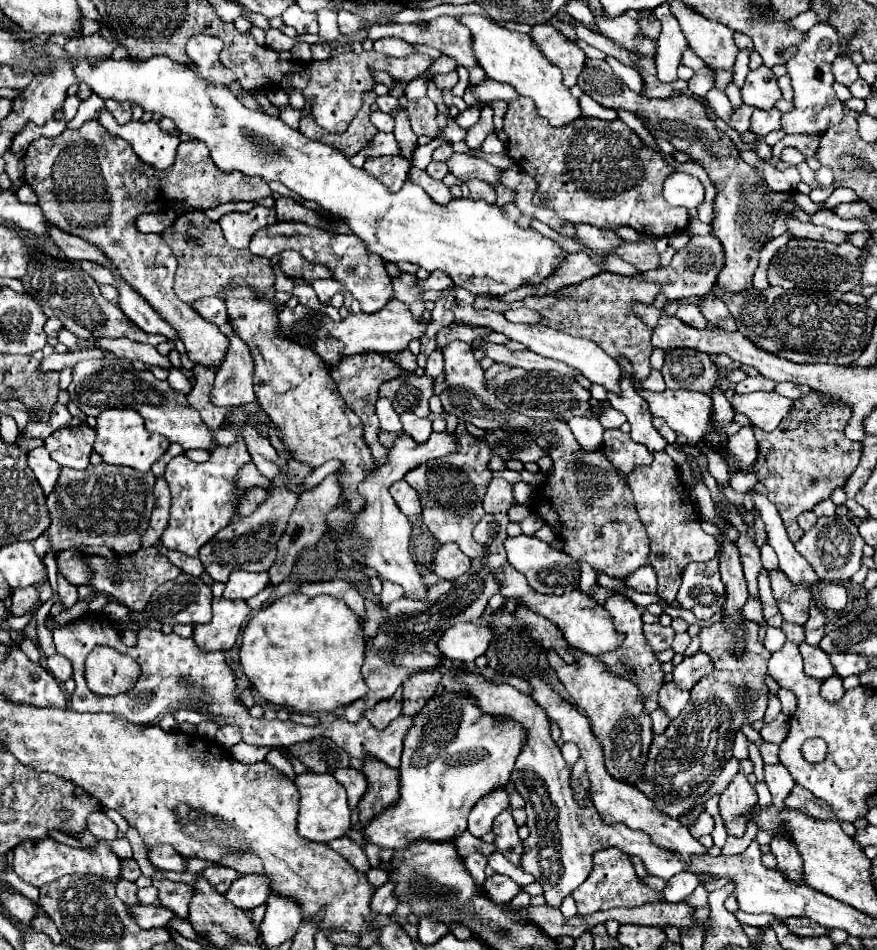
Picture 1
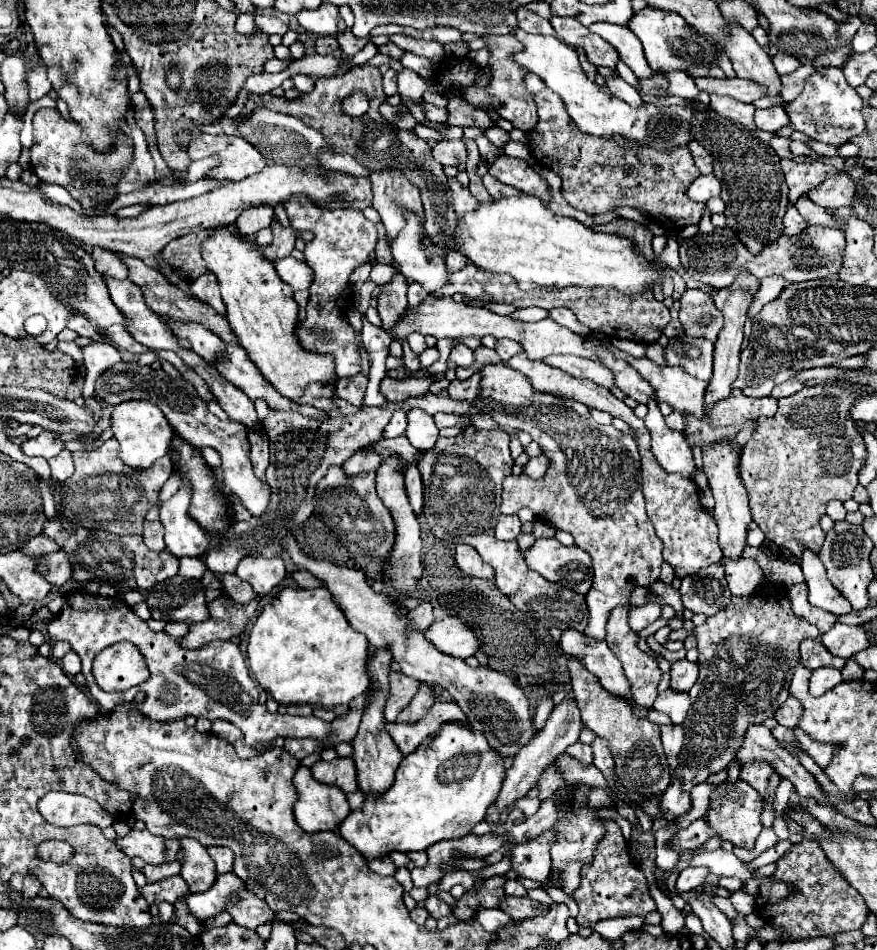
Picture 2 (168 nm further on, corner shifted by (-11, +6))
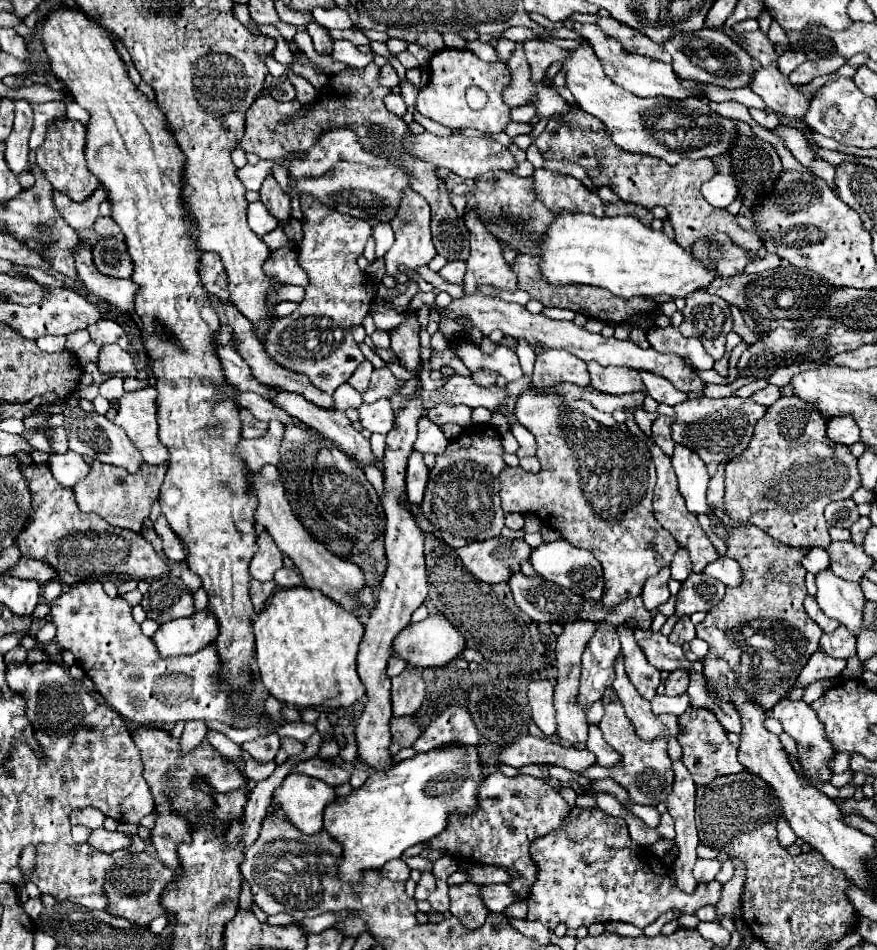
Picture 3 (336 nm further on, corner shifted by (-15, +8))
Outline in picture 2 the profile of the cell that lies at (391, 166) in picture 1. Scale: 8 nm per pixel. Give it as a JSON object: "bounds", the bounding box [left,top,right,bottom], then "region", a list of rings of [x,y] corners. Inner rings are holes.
{"bounds":[371,169,423,239],"region":[[[377,169],[371,173],[373,207],[379,211],[389,239],[403,227],[403,209],[423,213],[419,187],[415,187],[401,171]]]}

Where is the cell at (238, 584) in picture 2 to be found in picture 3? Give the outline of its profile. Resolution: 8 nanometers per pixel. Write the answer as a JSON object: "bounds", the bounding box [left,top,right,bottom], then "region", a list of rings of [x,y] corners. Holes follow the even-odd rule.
{"bounds":[251,581,275,611],"region":[[[251,581],[251,599],[253,599],[253,605],[255,605],[255,611],[263,611],[267,599],[273,595],[275,591],[275,583],[269,581],[269,583],[261,583],[261,581]]]}

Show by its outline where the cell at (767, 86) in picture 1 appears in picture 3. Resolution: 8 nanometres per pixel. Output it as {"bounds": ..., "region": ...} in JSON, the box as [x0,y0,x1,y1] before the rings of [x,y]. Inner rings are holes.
{"bounds":[573,23,703,99],"region":[[[575,23],[575,25],[573,25],[573,31],[579,33],[583,39],[587,39],[587,41],[591,43],[591,47],[595,49],[595,53],[597,53],[599,59],[603,61],[605,73],[607,73],[617,85],[623,85],[627,91],[631,91],[631,93],[635,93],[635,95],[639,95],[639,97],[663,95],[663,97],[671,97],[671,99],[683,99],[683,97],[703,95],[703,93],[697,91],[697,89],[685,89],[685,87],[681,87],[671,65],[661,63],[661,61],[653,61],[653,59],[649,59],[649,57],[641,57],[641,55],[635,55],[635,53],[627,53],[627,51],[623,49],[623,45],[621,45],[617,39],[605,35],[597,25]]]}

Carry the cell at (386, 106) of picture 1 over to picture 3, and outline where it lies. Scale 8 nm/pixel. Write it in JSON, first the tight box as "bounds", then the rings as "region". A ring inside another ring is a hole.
{"bounds":[379,65,399,89],"region":[[[383,65],[379,75],[381,75],[381,77],[379,77],[379,83],[381,83],[383,87],[391,89],[391,87],[399,85],[399,77],[397,77],[397,73],[395,73],[395,69],[393,69],[391,65]]]}

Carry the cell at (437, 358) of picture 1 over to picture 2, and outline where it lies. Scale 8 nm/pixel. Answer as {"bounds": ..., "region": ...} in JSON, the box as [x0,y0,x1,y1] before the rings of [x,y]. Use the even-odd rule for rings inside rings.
{"bounds":[449,345,473,367],"region":[[[455,345],[455,347],[451,349],[449,359],[451,359],[453,363],[457,363],[459,367],[469,367],[469,365],[473,363],[473,351],[471,351],[469,347],[465,347],[465,345]]]}

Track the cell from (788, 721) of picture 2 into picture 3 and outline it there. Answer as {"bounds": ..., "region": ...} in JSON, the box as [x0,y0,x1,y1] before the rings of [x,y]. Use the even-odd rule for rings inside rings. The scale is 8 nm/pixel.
{"bounds":[771,699,837,785],"region":[[[783,699],[779,701],[773,709],[771,709],[771,717],[775,717],[781,725],[783,725],[783,731],[787,735],[791,735],[797,743],[797,753],[799,753],[799,759],[797,763],[801,765],[801,771],[797,773],[807,785],[813,785],[811,779],[817,779],[819,783],[829,783],[831,781],[831,775],[833,775],[833,769],[829,767],[833,755],[837,753],[823,729],[823,723],[817,719],[815,711],[805,703],[805,701],[791,701],[791,699]]]}

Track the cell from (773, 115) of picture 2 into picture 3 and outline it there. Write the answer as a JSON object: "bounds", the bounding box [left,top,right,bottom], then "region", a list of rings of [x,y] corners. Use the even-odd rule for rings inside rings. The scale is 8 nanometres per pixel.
{"bounds":[749,109,779,129],"region":[[[749,109],[749,113],[751,113],[751,117],[753,117],[761,127],[765,127],[765,129],[775,129],[775,127],[779,125],[779,115],[771,113],[769,109],[763,109],[763,111],[759,111],[759,109]]]}

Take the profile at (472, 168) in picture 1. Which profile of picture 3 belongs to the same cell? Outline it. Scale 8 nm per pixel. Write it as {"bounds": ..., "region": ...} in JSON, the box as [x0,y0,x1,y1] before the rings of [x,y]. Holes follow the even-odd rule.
{"bounds":[533,169,605,217],"region":[[[535,169],[533,185],[537,197],[555,213],[569,211],[569,213],[589,213],[595,217],[605,215],[601,197],[589,191],[575,177],[557,175],[547,169]]]}

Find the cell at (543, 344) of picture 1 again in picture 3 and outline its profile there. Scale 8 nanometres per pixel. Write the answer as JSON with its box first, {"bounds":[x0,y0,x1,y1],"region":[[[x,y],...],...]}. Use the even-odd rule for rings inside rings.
{"bounds":[641,371,689,405],"region":[[[641,371],[643,383],[647,387],[647,393],[657,401],[657,403],[667,403],[667,405],[677,405],[681,401],[687,401],[689,395],[685,391],[679,391],[673,387],[673,383],[661,375]]]}

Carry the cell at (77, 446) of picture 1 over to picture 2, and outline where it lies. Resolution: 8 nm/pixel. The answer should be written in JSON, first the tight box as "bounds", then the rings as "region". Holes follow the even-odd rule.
{"bounds":[21,431,65,459],"region":[[[43,431],[39,437],[25,441],[21,445],[21,451],[29,457],[39,455],[39,457],[51,459],[51,457],[59,455],[59,451],[63,451],[63,445],[65,445],[65,441],[59,439],[57,431]]]}

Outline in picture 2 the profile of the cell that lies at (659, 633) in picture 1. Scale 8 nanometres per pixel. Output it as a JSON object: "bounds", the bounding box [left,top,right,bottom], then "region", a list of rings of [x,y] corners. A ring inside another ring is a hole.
{"bounds":[629,603,661,631],"region":[[[649,603],[643,607],[631,607],[629,613],[629,625],[633,631],[643,631],[647,625],[657,621],[661,617],[661,605]]]}

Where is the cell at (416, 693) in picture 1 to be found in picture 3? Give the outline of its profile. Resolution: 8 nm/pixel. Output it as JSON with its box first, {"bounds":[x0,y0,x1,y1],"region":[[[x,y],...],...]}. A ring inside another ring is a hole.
{"bounds":[389,717,421,755],"region":[[[393,717],[389,753],[393,755],[403,747],[411,747],[419,735],[421,735],[421,727],[413,721],[413,717]]]}

